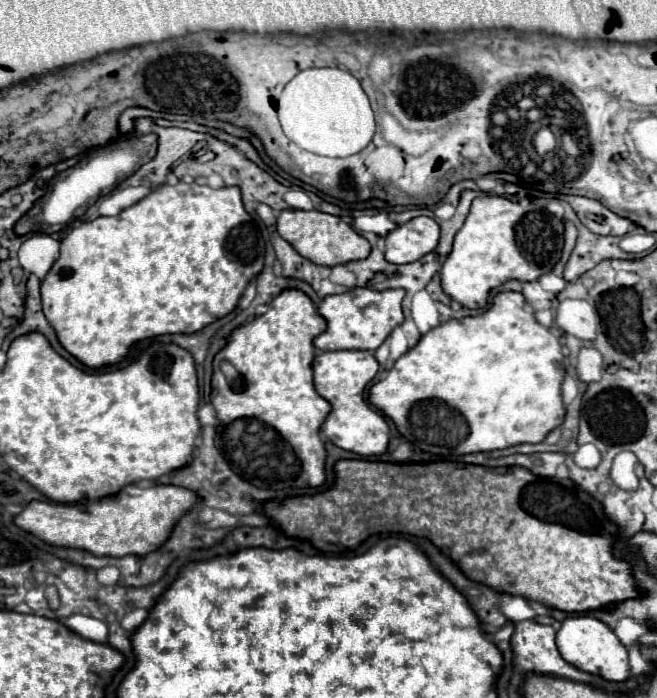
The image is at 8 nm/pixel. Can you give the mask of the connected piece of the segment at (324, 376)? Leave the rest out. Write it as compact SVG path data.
M335 350L321 352L313 360L315 390L331 404L331 412L321 426L321 434L331 444L359 456L379 456L389 446L389 426L379 410L365 400L365 388L377 374L379 364L369 350Z

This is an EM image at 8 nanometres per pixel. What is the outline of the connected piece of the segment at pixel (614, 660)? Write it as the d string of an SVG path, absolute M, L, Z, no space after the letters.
M585 614L567 616L561 622L561 628L557 630L557 648L569 664L581 668L583 672L599 674L605 680L613 680L613 682L625 682L629 678L629 664L627 664L629 656L625 646L619 642L619 638L605 622L593 616L585 616Z

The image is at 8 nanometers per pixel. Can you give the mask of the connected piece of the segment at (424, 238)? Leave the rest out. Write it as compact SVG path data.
M417 216L385 236L385 258L393 264L409 264L429 254L439 242L439 224L429 216Z

